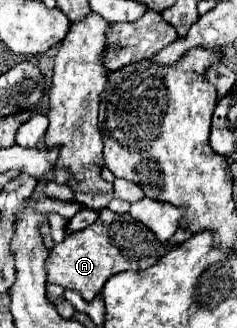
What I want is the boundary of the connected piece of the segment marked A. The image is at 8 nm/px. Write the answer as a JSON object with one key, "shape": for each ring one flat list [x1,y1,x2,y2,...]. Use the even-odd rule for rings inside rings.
{"shape":[[104,208,92,226,66,236,50,250,46,260,46,274,50,284,74,288,86,302,92,302,94,296,102,292,110,276,124,270,150,268,156,264,156,260,162,258,162,254,166,254,164,242,158,242,144,224,138,224,138,220,134,220,130,214,116,214]]}

